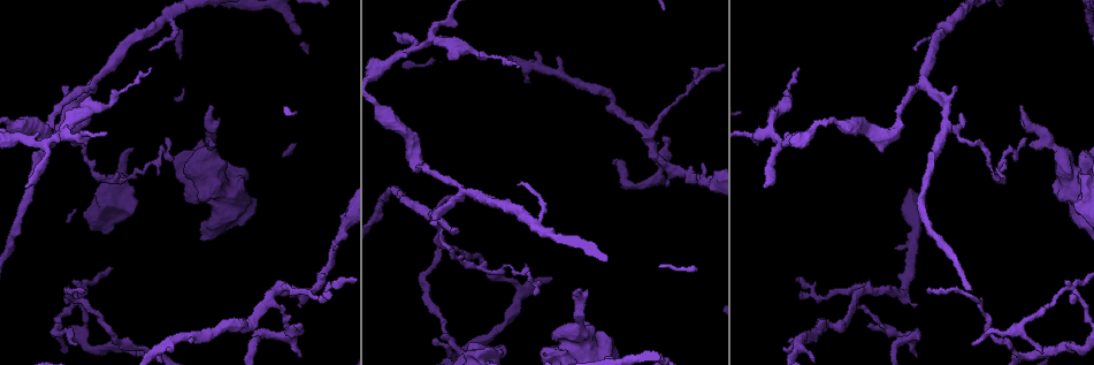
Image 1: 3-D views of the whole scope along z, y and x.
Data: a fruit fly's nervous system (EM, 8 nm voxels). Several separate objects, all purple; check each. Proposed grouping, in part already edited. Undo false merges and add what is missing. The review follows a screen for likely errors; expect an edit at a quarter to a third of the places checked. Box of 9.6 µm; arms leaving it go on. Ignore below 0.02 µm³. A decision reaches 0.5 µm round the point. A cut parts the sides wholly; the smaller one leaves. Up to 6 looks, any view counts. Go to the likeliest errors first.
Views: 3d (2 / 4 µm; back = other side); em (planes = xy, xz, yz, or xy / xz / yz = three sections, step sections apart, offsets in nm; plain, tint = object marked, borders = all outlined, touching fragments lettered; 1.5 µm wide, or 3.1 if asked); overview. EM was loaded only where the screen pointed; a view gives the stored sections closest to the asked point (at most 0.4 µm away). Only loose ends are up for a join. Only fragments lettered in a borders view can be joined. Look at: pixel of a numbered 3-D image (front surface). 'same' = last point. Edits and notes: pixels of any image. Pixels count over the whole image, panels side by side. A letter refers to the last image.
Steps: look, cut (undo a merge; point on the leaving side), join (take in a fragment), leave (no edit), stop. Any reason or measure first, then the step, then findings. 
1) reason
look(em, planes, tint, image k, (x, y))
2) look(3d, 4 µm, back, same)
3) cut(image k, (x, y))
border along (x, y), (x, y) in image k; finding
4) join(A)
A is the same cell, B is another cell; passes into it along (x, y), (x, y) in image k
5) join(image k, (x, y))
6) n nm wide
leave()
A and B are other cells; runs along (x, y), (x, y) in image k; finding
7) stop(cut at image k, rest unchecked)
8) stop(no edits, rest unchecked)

an open end
look(3d, 2 µm, back, image 1, (764, 188))

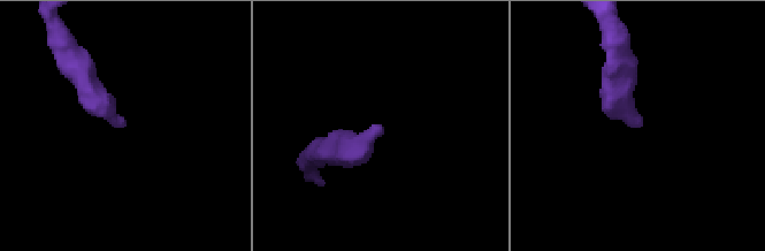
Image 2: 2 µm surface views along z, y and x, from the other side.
shape alone is not enough
look(em, planes, borders, image 2, (122, 121))

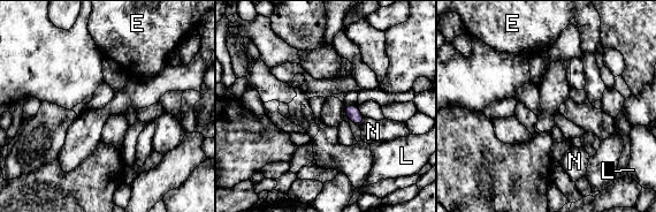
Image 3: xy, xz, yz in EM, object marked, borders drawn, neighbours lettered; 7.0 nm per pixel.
N touches over 80 nm
leave()
E, L and N are other cells; no lettered fragment goes on from it

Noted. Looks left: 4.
sharp bend
look(3d, 4 µm, image 1, (83, 287))

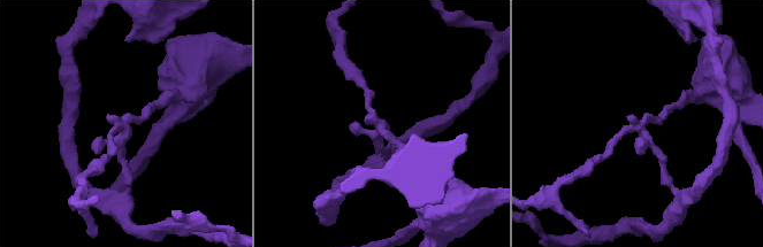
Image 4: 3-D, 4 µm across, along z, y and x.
look(em, planes, plain, image 4, (638, 124))

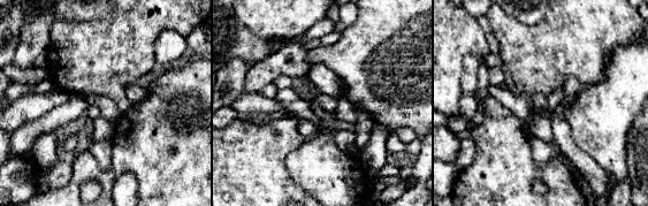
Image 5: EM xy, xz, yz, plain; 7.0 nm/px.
look(em, planes, borders, same)

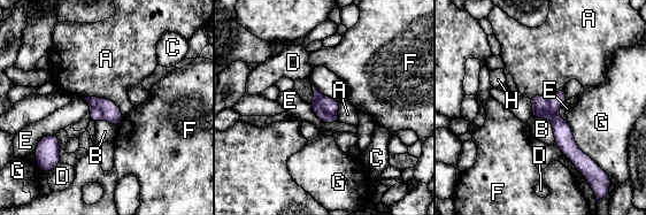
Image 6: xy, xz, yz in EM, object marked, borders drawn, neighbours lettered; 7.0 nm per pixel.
cut(image 6, (329, 105))
A, B, C, D, E, F, G and H are other cells; a second neuron is stuck on

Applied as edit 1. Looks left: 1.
stop(cut at image 6, rest unchecked)

